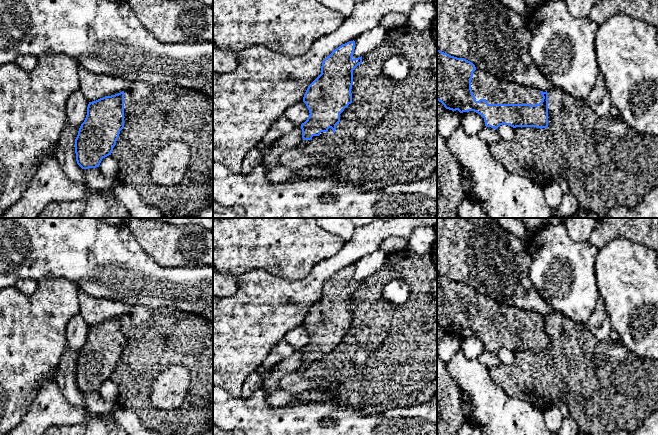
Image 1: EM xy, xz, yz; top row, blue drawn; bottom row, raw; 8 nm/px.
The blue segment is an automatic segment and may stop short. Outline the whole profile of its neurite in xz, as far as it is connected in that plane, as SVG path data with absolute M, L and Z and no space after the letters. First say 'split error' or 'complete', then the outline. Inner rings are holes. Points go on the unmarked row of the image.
complete; M355 265L342 268L327 280L321 290L321 298L308 310L303 326L309 334L309 341L301 348L303 364L311 364L329 352L335 357L336 349L340 346L340 338L352 327L353 294L362 287L362 280L353 283Z

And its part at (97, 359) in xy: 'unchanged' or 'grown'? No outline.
unchanged

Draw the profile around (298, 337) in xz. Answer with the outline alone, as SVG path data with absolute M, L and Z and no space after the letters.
M303 325L288 331L284 336L284 340L296 350L304 347L309 341L309 338L309 334Z

